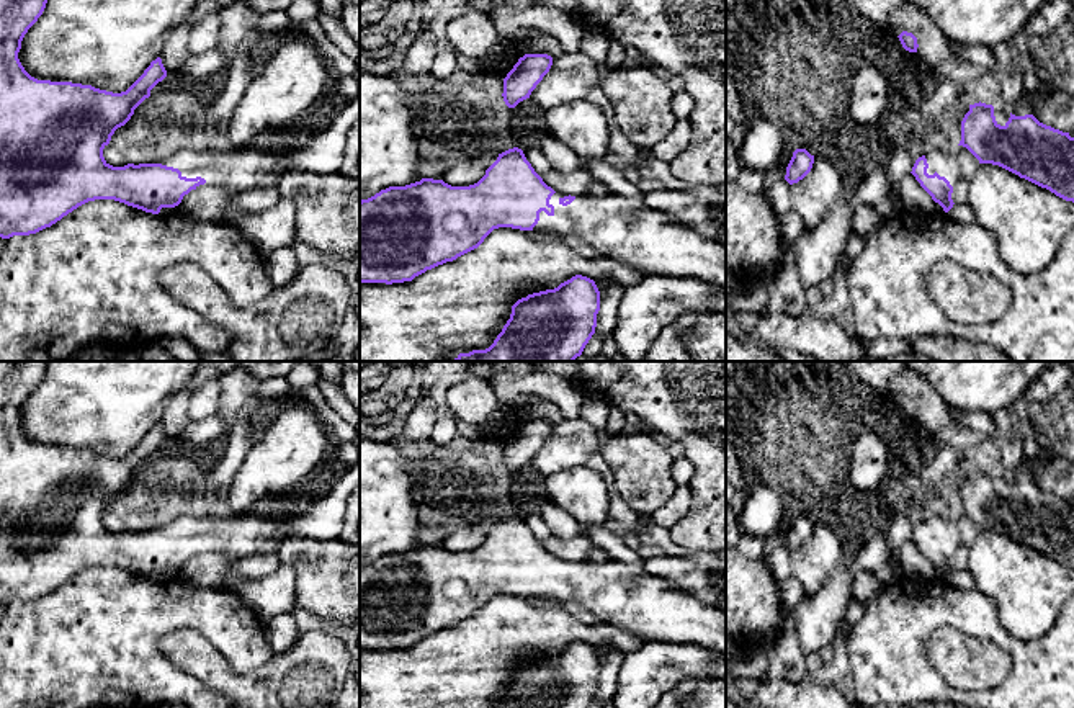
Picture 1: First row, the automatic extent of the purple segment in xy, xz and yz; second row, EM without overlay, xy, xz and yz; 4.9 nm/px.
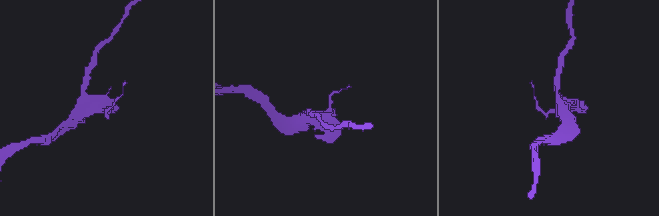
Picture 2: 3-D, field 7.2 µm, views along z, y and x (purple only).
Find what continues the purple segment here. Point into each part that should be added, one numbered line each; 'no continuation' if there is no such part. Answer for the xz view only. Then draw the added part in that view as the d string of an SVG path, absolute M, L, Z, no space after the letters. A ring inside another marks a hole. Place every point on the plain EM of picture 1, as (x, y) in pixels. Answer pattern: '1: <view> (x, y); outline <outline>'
1: xz (630, 599); outline M559 558L551 562L554 580L541 577L533 597L575 602L597 620L644 641L698 644L726 657L726 613L721 608L611 558L579 561L567 572L559 569L564 562Z

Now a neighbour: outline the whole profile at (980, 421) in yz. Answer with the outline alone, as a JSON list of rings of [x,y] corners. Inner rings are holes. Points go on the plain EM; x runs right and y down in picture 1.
[[[950,407],[950,412],[958,423],[978,433],[982,433],[984,437],[991,437],[996,432],[992,414],[987,414],[984,410],[964,412],[953,407]]]

